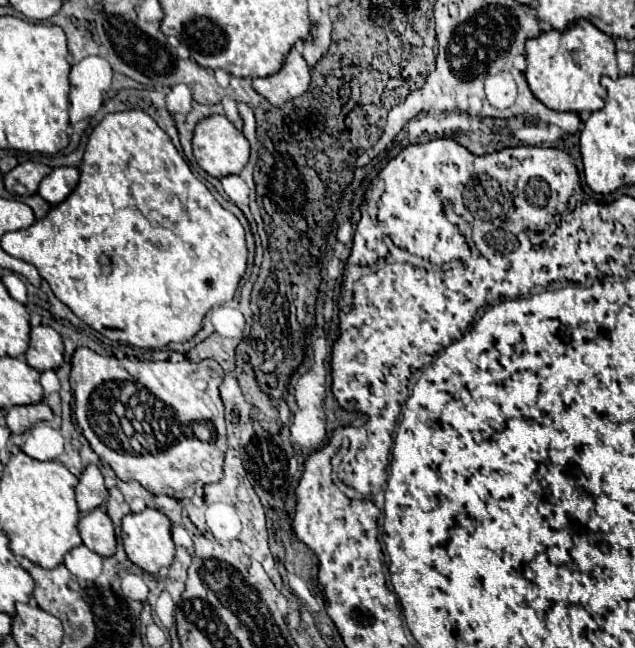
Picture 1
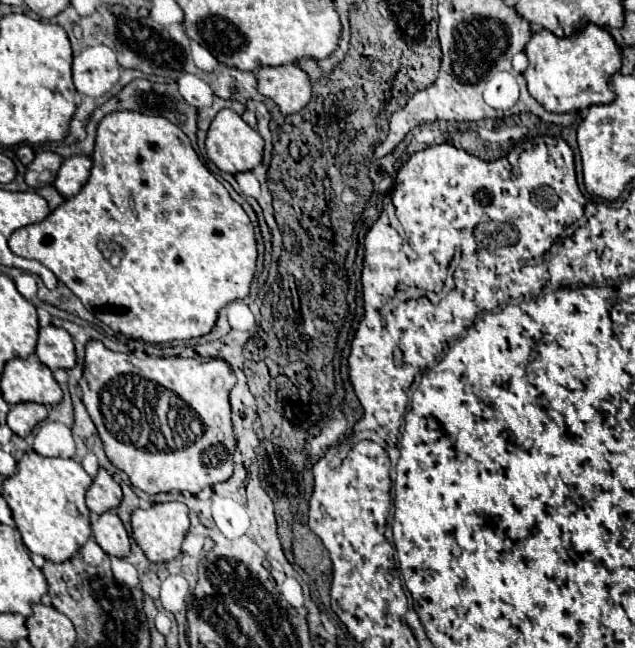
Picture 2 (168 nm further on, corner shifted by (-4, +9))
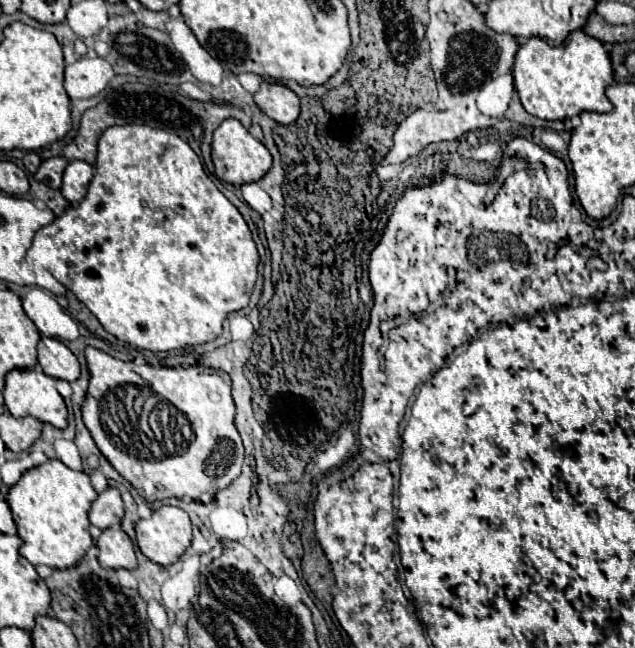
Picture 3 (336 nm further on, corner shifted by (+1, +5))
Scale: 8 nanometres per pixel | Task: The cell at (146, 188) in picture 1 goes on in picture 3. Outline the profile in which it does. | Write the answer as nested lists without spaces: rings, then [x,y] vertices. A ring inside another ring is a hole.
[[[127,124],[127,126],[113,126],[103,132],[103,136],[99,138],[99,154],[97,154],[95,168],[97,170],[89,184],[89,192],[85,196],[85,200],[79,202],[77,206],[71,206],[69,210],[65,210],[65,214],[55,218],[51,224],[43,226],[35,234],[27,256],[37,260],[67,290],[71,290],[97,316],[97,320],[109,334],[113,334],[115,338],[119,338],[135,348],[149,350],[149,352],[169,352],[169,350],[181,350],[187,346],[199,346],[199,344],[211,342],[217,336],[221,336],[223,320],[227,318],[227,314],[233,310],[241,310],[249,304],[249,298],[251,298],[251,292],[253,292],[255,280],[257,280],[259,252],[251,238],[251,230],[249,230],[247,222],[243,220],[239,210],[223,196],[223,192],[213,184],[213,180],[205,174],[199,156],[191,150],[191,146],[185,140],[181,140],[179,136],[175,136],[171,132],[151,128],[145,124],[141,124],[141,126]]]

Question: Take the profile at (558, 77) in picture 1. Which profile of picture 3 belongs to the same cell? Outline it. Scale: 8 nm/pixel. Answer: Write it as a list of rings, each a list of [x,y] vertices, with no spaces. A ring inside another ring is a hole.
[[[583,30],[571,32],[567,40],[555,48],[541,38],[529,38],[515,54],[511,72],[523,108],[541,120],[565,120],[585,110],[613,110],[613,104],[605,96],[605,88],[613,82],[611,58],[603,44],[587,36]]]

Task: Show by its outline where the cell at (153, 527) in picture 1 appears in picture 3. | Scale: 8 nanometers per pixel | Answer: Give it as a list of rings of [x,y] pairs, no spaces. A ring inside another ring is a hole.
[[[161,506],[135,526],[139,550],[155,564],[175,564],[191,546],[191,520],[177,506]]]

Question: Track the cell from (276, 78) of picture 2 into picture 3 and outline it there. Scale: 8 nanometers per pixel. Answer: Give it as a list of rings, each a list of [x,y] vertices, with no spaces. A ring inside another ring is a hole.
[[[261,82],[259,92],[255,94],[255,104],[265,112],[271,120],[279,124],[293,124],[299,116],[299,98],[287,86],[279,82]]]

